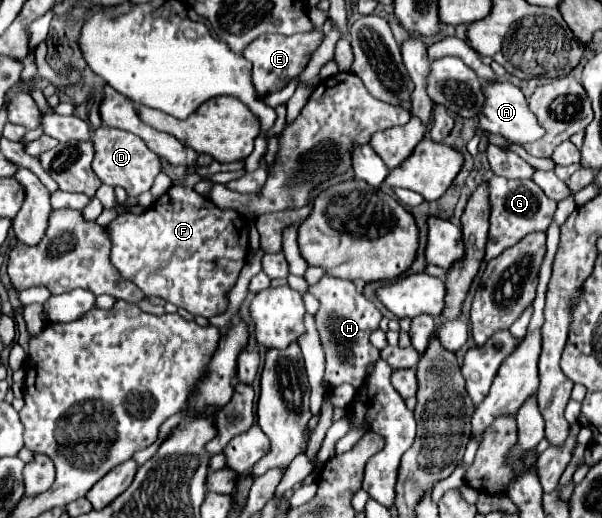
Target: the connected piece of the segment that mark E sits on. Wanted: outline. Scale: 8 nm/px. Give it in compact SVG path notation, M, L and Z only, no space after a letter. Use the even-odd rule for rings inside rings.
M310 31L310 33L296 33L296 35L262 35L258 39L254 39L254 43L250 43L250 47L246 47L246 51L242 53L248 61L252 61L254 69L252 69L252 83L258 91L260 97L266 97L274 91L280 91L292 77L300 75L304 71L304 67L308 65L310 55L316 51L316 47L322 41L322 33L318 31Z

